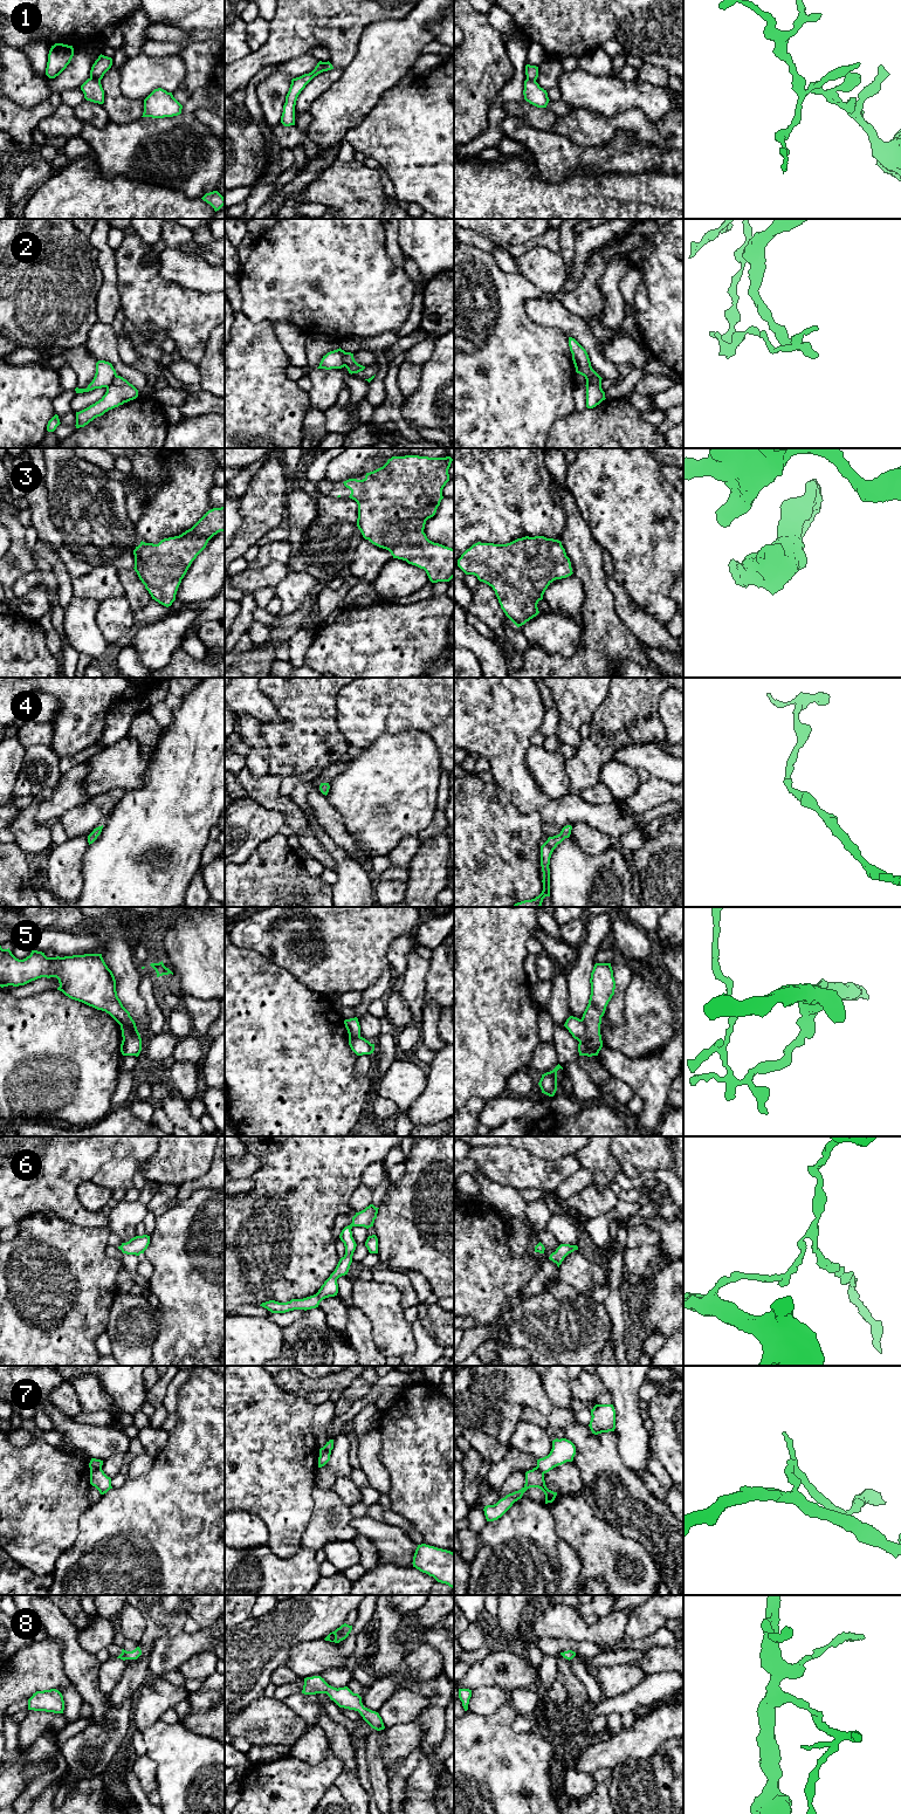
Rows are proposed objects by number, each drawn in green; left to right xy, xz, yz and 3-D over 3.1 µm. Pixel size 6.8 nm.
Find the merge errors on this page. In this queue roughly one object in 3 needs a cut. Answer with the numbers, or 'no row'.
1, 2, 5, 7

